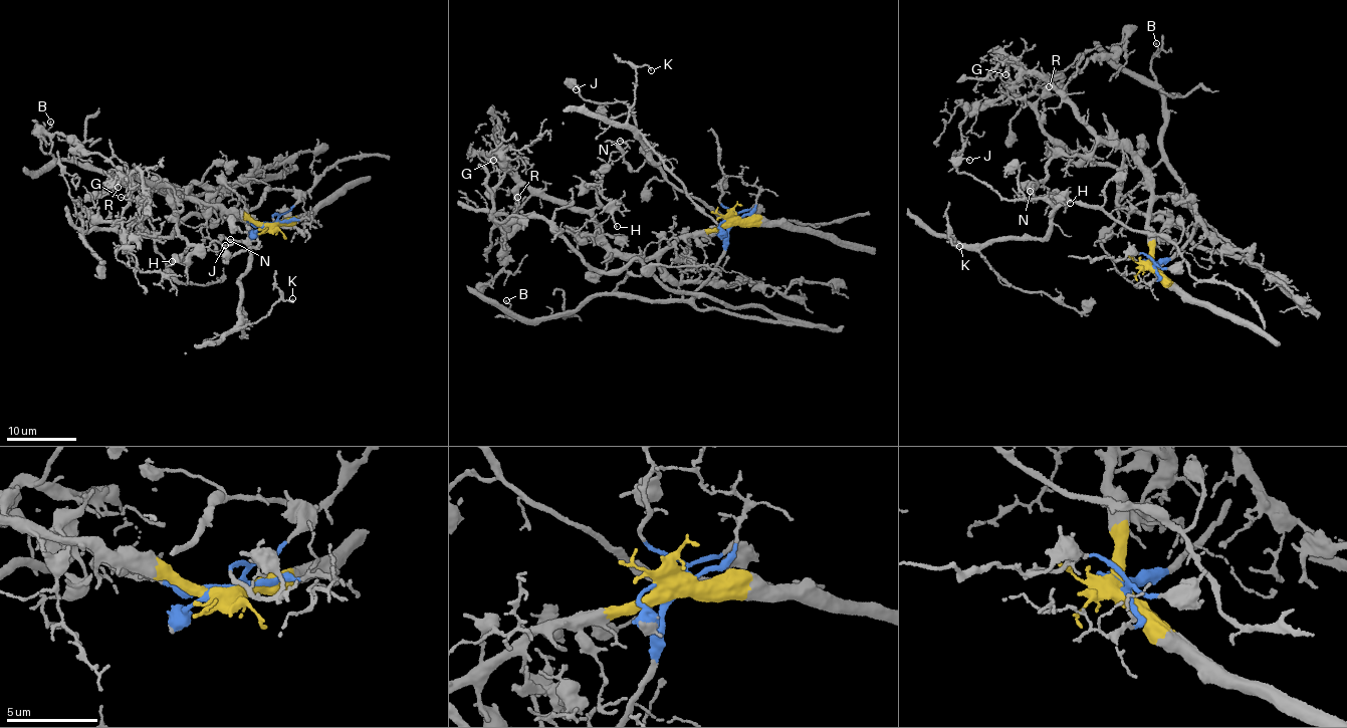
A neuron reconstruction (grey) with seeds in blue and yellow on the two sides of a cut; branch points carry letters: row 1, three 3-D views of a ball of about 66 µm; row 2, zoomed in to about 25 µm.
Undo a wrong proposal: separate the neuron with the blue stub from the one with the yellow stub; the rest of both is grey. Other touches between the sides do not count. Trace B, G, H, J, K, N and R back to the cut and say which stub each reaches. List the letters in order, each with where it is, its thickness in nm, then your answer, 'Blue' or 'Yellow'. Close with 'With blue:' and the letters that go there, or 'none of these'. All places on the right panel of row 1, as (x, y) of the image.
B: Place: (1156, 43). Thickness 100 nm. Blue
G: Place: (1005, 74). Thickness 80 nm. Yellow
H: Place: (1070, 203). Thickness 120 nm. Yellow
J: Place: (969, 160). Thickness 100 nm. Blue
K: Place: (959, 246). Thickness 100 nm. Blue
N: Place: (1030, 191). Thickness 90 nm. Blue
R: Place: (1049, 86). Thickness 160 nm. Yellow
With blue: B, J, K, N

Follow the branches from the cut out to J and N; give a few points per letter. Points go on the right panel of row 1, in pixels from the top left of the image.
J: (1154, 265), (1184, 260), (1164, 237), (1101, 209), (1001, 195), (959, 172), (969, 161)
N: (1154, 265), (1167, 269), (1184, 260), (1164, 237), (1073, 200), (1053, 213), (1060, 200), (1030, 190)

